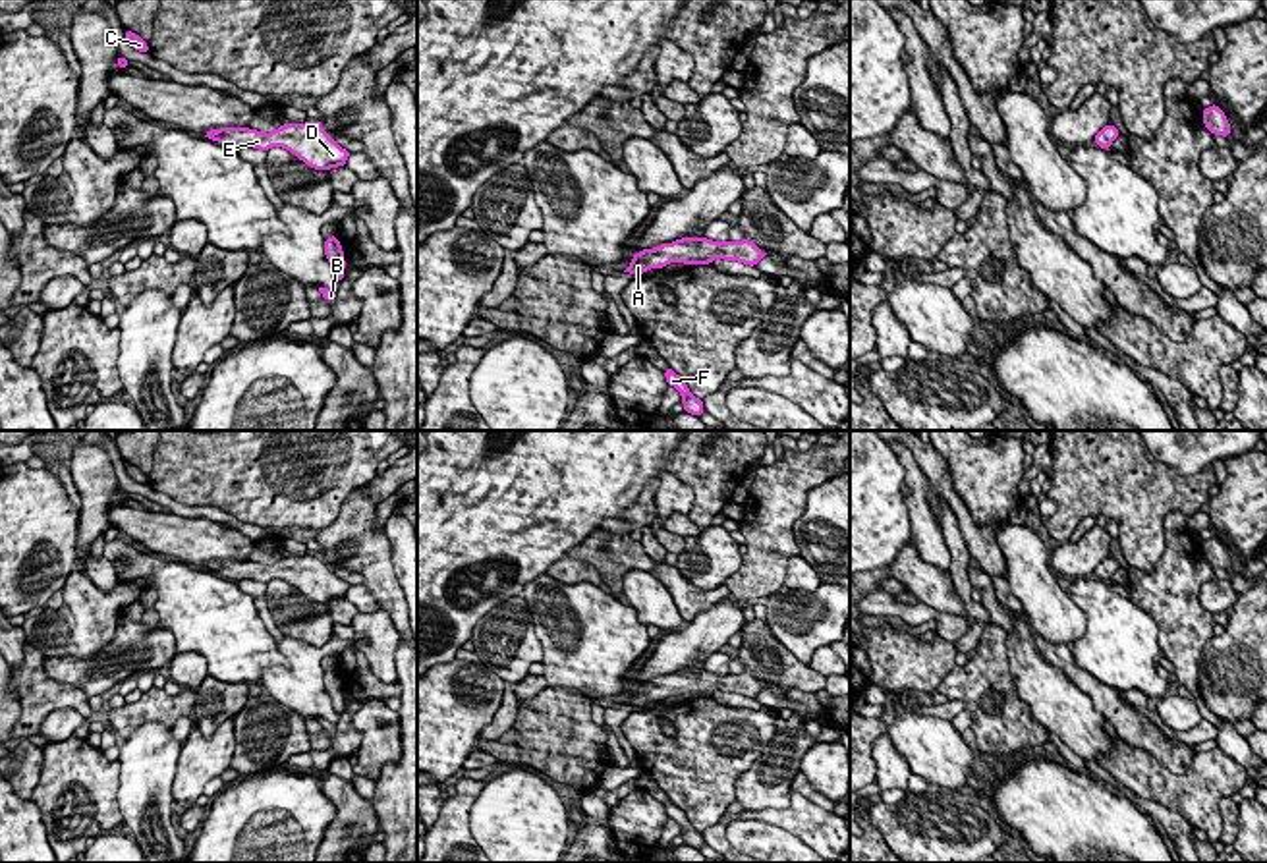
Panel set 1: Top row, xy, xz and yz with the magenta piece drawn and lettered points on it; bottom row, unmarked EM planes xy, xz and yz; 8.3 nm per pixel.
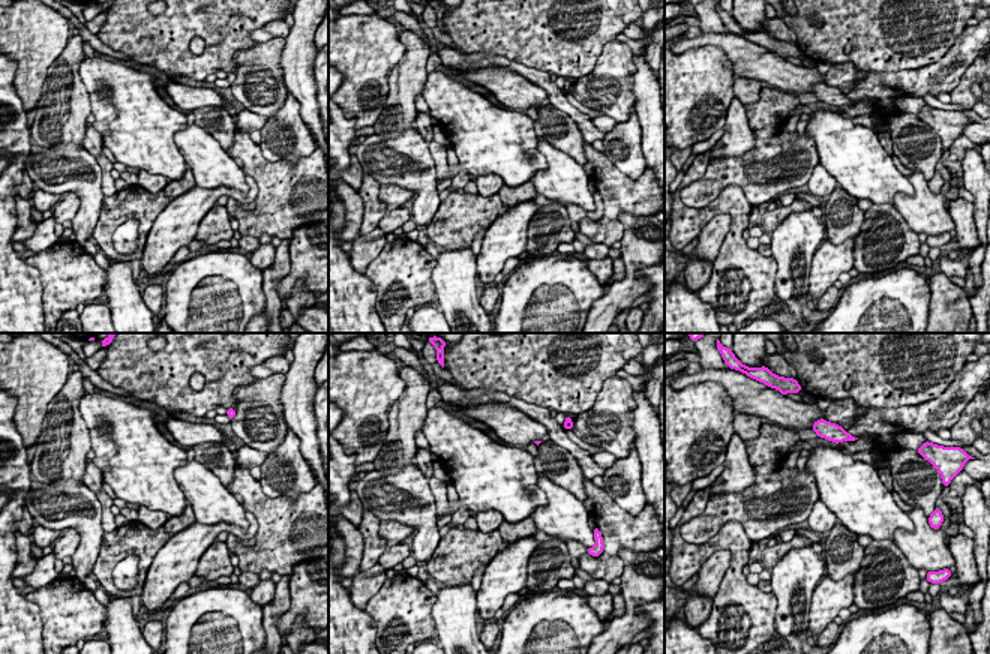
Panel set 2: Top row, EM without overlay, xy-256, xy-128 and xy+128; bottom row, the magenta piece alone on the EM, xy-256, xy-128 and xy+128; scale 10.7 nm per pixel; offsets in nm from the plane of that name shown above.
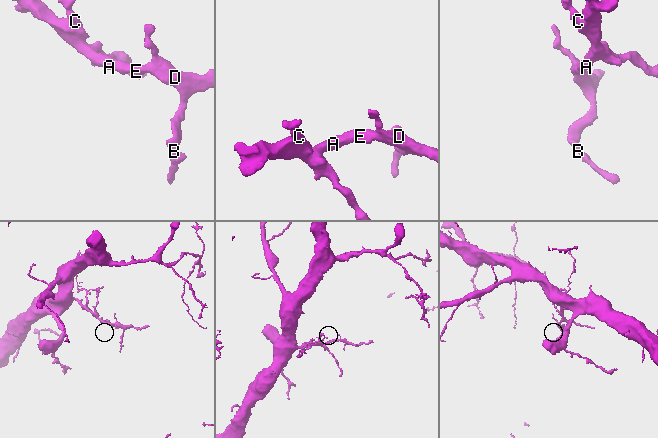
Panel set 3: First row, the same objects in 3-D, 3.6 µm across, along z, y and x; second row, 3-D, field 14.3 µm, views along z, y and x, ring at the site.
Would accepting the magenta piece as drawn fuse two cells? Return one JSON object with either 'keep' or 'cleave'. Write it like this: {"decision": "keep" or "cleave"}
{"decision": "keep"}

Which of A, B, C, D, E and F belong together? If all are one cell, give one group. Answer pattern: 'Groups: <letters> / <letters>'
Groups: A B C D E F

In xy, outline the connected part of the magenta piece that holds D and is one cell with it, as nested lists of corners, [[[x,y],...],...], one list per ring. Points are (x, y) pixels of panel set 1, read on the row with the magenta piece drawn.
[[[319,122],[282,124],[276,131],[265,133],[249,127],[220,127],[207,131],[209,139],[230,149],[253,147],[268,151],[284,147],[315,170],[346,166],[350,151],[342,149]]]

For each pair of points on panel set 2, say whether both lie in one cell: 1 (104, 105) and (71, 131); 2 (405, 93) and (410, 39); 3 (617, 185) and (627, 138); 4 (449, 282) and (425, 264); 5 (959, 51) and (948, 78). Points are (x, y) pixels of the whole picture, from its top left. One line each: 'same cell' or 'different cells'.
1: different cells
2: same cell
3: different cells
4: different cells
5: same cell

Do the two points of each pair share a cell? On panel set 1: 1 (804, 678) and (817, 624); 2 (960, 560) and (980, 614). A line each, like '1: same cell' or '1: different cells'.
1: different cells
2: same cell

